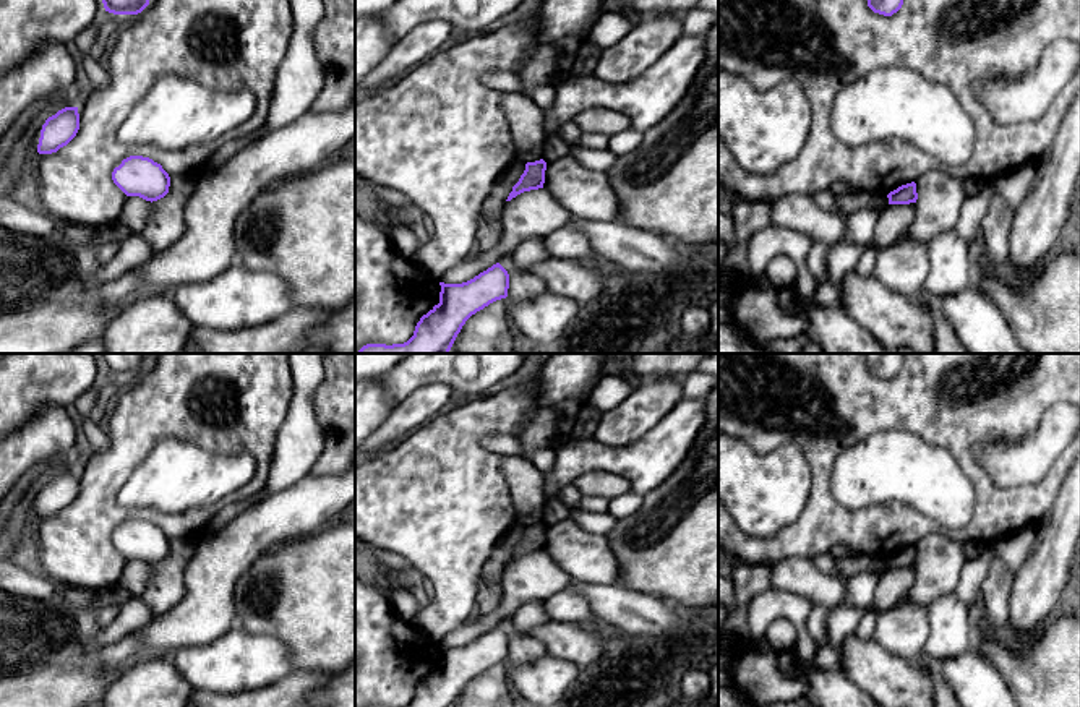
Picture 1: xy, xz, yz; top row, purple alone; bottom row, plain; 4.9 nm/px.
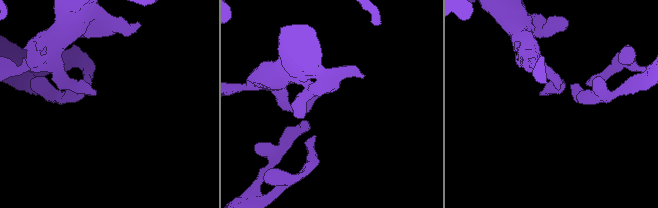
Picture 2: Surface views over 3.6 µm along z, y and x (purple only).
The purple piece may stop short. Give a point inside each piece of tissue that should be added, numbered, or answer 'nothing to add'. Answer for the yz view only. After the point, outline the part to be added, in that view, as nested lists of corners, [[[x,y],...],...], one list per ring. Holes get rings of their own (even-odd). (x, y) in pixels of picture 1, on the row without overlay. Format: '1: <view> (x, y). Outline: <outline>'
nothing to add

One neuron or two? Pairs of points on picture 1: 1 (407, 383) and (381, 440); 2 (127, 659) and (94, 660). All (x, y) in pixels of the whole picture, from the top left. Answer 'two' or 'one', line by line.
1: two
2: one

